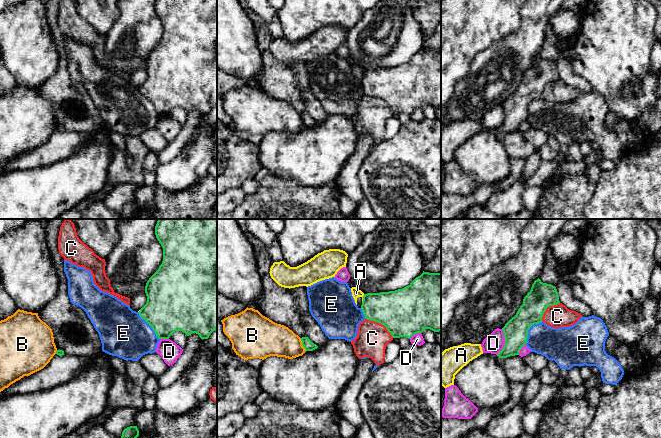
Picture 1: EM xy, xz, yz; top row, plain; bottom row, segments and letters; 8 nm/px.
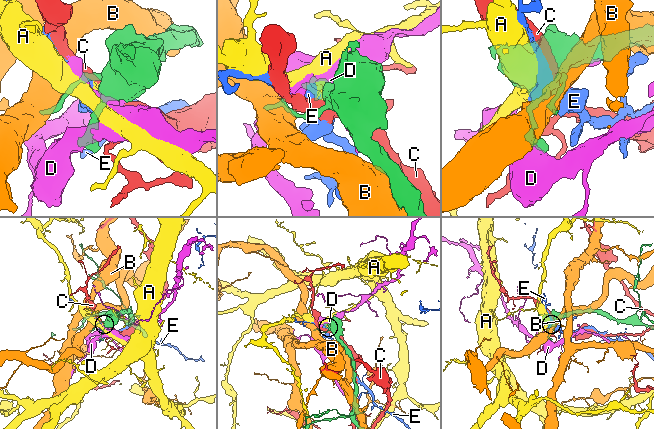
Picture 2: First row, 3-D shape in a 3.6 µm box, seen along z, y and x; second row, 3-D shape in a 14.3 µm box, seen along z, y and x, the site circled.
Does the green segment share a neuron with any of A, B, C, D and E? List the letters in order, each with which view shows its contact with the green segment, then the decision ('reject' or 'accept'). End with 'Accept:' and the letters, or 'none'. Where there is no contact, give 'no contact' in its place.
A: xz | reject
B: xz | reject
C: xz | reject
D: yz | reject
E: yz | reject
Accept: none

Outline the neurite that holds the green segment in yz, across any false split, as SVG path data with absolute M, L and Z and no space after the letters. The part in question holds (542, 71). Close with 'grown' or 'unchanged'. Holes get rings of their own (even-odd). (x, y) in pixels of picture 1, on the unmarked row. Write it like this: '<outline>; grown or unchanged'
M539 54L535 56L516 91L502 104L505 120L497 132L507 134L519 131L520 125L527 119L529 104L542 98L543 90L549 82L559 79L555 62L543 59Z; unchanged

